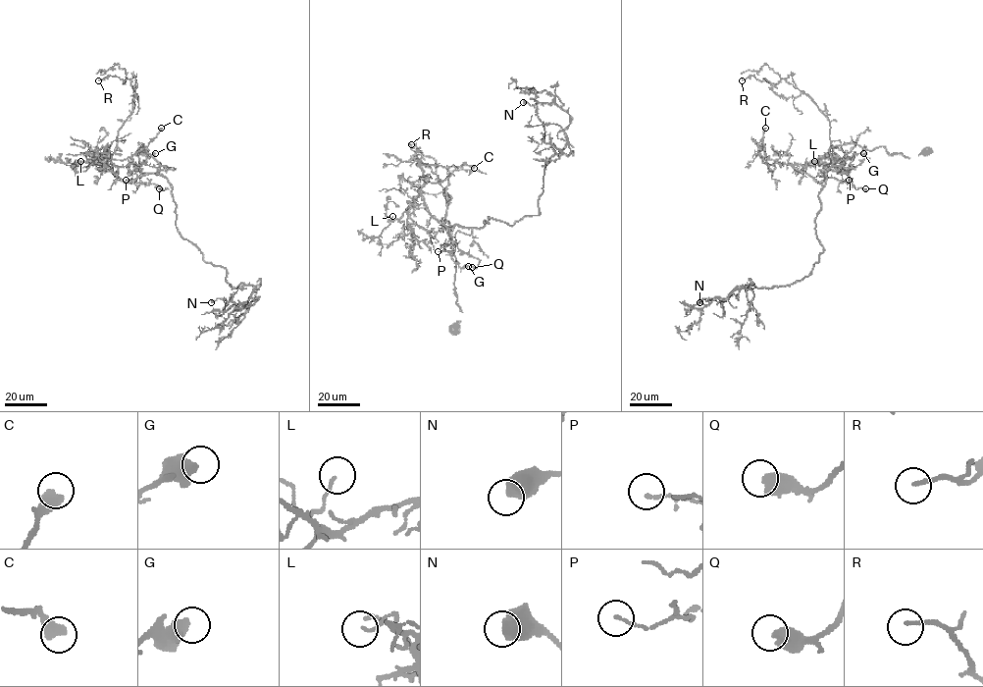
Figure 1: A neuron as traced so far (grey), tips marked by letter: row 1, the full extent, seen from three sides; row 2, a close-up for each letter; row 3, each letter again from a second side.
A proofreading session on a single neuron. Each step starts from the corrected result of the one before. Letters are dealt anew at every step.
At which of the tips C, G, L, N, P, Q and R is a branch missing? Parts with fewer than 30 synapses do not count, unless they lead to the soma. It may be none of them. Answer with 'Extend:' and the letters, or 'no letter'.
Extend: C

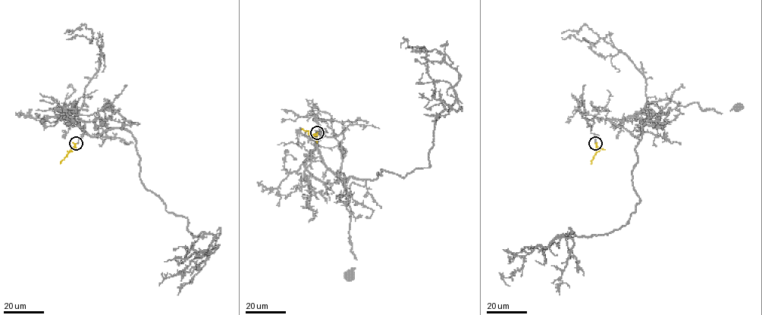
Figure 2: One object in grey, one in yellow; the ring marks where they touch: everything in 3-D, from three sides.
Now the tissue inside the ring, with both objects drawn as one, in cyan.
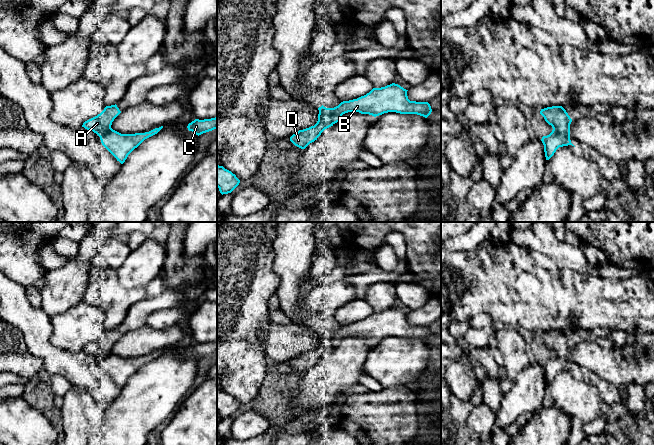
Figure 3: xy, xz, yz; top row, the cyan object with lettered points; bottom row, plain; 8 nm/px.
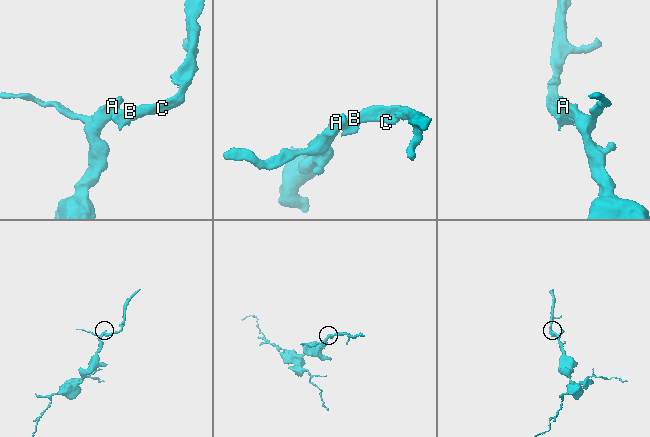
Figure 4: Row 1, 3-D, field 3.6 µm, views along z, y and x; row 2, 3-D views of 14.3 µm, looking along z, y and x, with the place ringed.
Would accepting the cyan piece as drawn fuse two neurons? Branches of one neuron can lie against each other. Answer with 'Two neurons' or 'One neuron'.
Two neurons

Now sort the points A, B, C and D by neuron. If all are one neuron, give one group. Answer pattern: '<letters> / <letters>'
A D / B C

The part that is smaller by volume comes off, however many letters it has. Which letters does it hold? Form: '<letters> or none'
B, C

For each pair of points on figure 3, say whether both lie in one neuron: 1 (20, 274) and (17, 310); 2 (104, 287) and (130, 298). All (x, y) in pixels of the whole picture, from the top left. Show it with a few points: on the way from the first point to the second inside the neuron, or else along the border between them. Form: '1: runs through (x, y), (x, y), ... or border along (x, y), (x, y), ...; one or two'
1: border along (10, 278), (25, 289); two
2: runs through (110, 293), (115, 298), (124, 298); one

